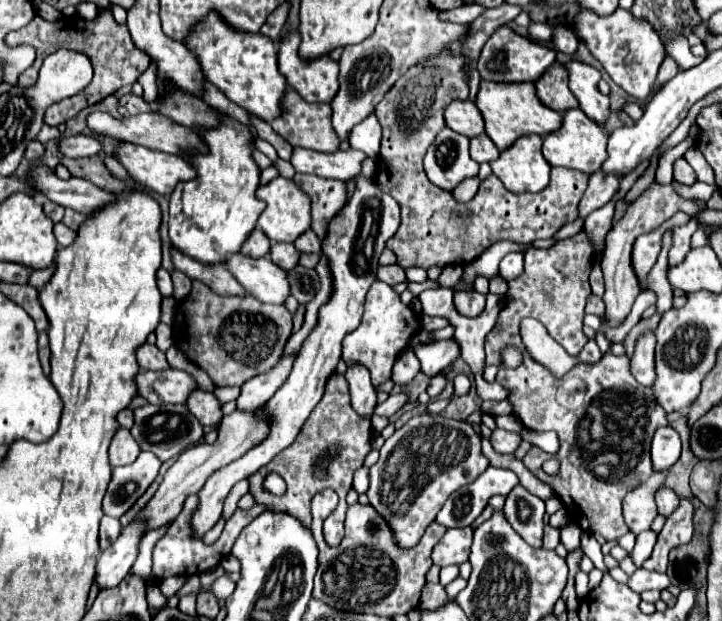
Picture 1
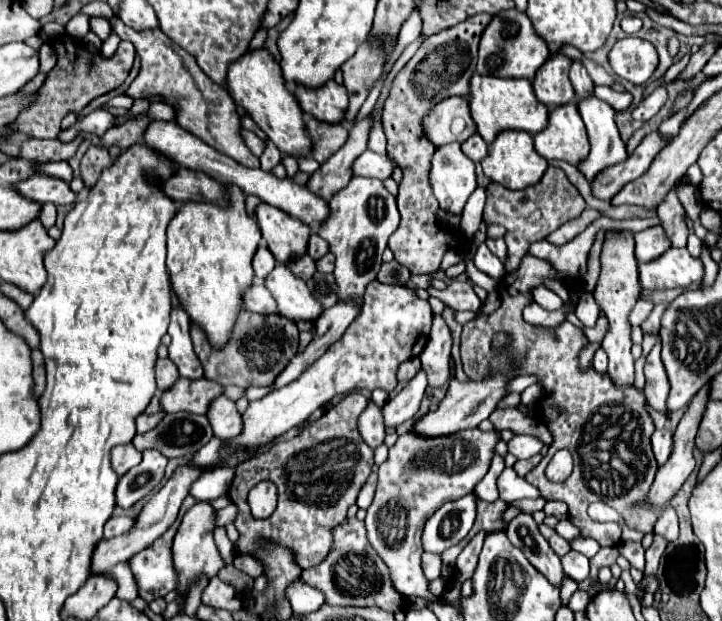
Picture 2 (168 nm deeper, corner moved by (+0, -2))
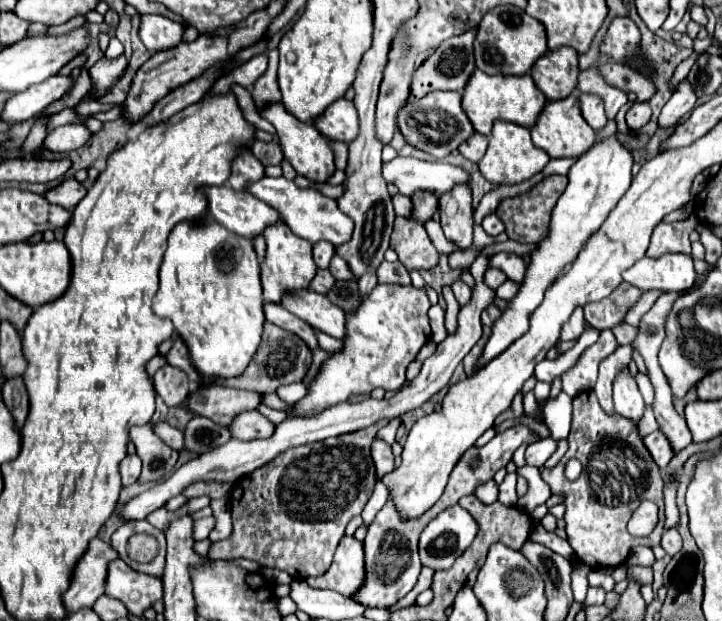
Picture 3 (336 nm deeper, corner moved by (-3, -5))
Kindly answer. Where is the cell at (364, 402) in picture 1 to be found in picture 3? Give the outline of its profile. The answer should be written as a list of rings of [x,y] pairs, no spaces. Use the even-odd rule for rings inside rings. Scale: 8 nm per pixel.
[[[374,439],[372,443],[372,461],[376,467],[376,477],[382,479],[386,473],[394,471],[394,455],[390,445],[384,445],[384,441]]]

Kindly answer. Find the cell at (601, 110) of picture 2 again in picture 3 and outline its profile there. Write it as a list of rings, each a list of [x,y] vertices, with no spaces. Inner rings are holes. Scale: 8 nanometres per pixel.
[[[616,137],[600,141],[572,165],[568,173],[568,187],[552,209],[548,235],[538,243],[538,249],[530,253],[530,263],[526,267],[524,281],[520,283],[518,293],[508,301],[508,305],[500,311],[500,317],[492,323],[492,333],[482,349],[476,369],[484,367],[488,361],[498,357],[504,349],[508,349],[510,343],[514,343],[520,335],[528,331],[528,317],[540,305],[544,291],[556,281],[558,275],[562,275],[568,269],[568,265],[574,263],[582,245],[592,233],[596,233],[596,229],[600,229],[616,201],[620,201],[624,191],[628,189],[632,181],[630,169],[632,155],[620,145]]]

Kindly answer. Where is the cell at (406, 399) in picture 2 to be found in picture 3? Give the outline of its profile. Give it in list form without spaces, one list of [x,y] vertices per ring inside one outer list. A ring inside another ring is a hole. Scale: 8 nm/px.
[[[392,419],[386,427],[382,427],[380,431],[378,431],[378,435],[376,437],[380,437],[384,443],[388,443],[388,445],[392,445],[394,443],[394,437],[396,437],[396,431],[398,431],[398,427],[400,427],[400,419]]]

